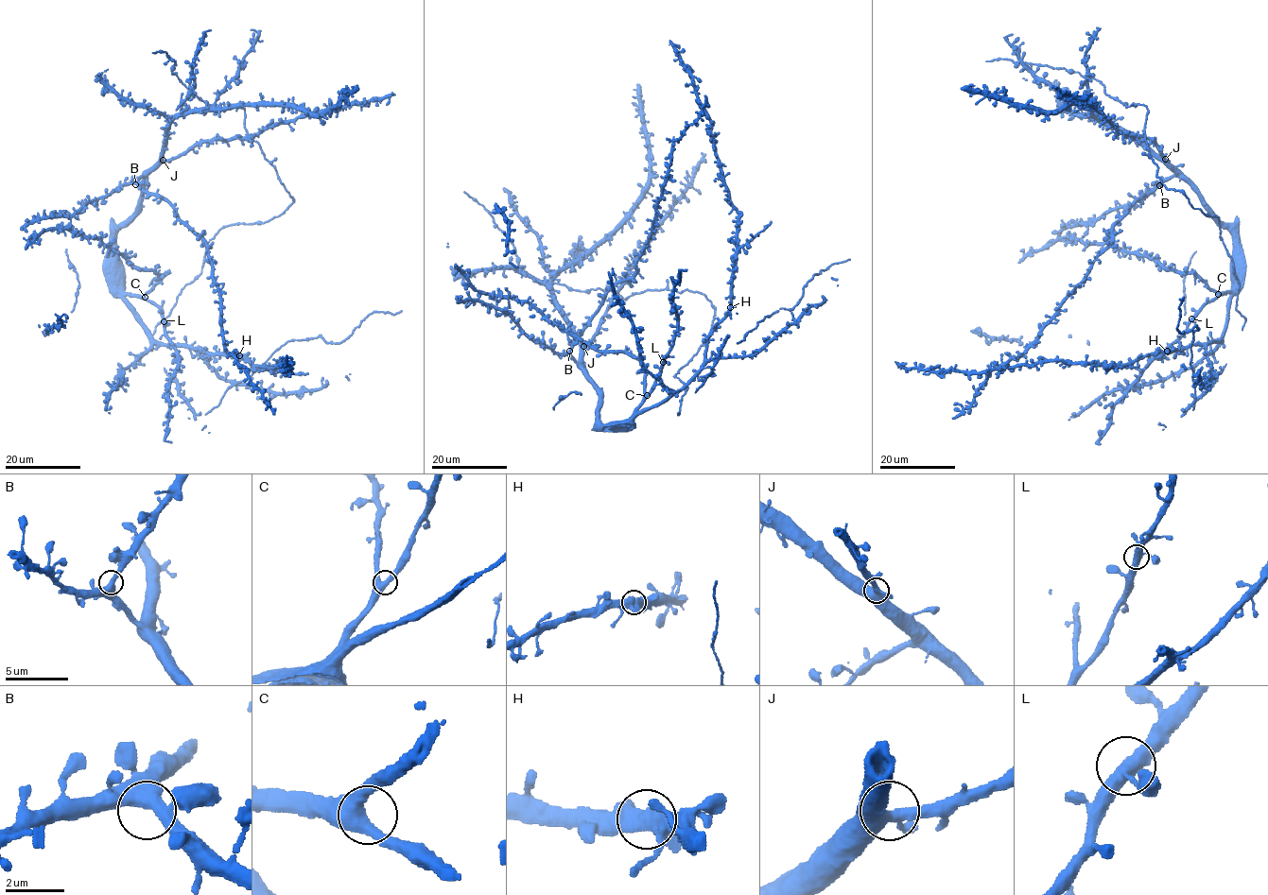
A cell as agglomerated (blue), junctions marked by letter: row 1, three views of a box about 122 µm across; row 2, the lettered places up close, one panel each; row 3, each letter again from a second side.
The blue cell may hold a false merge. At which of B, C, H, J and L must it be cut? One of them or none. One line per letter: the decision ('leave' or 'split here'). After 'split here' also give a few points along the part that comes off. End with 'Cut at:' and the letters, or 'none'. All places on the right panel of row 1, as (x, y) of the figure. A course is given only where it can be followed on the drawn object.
B: leave
C: leave
H: leave
J: leave
L: leave
Cut at: none

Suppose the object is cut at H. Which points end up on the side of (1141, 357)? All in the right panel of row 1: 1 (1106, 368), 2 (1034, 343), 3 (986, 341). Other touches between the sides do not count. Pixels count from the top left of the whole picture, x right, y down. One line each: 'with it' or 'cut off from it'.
1: with it
2: cut off from it
3: cut off from it

